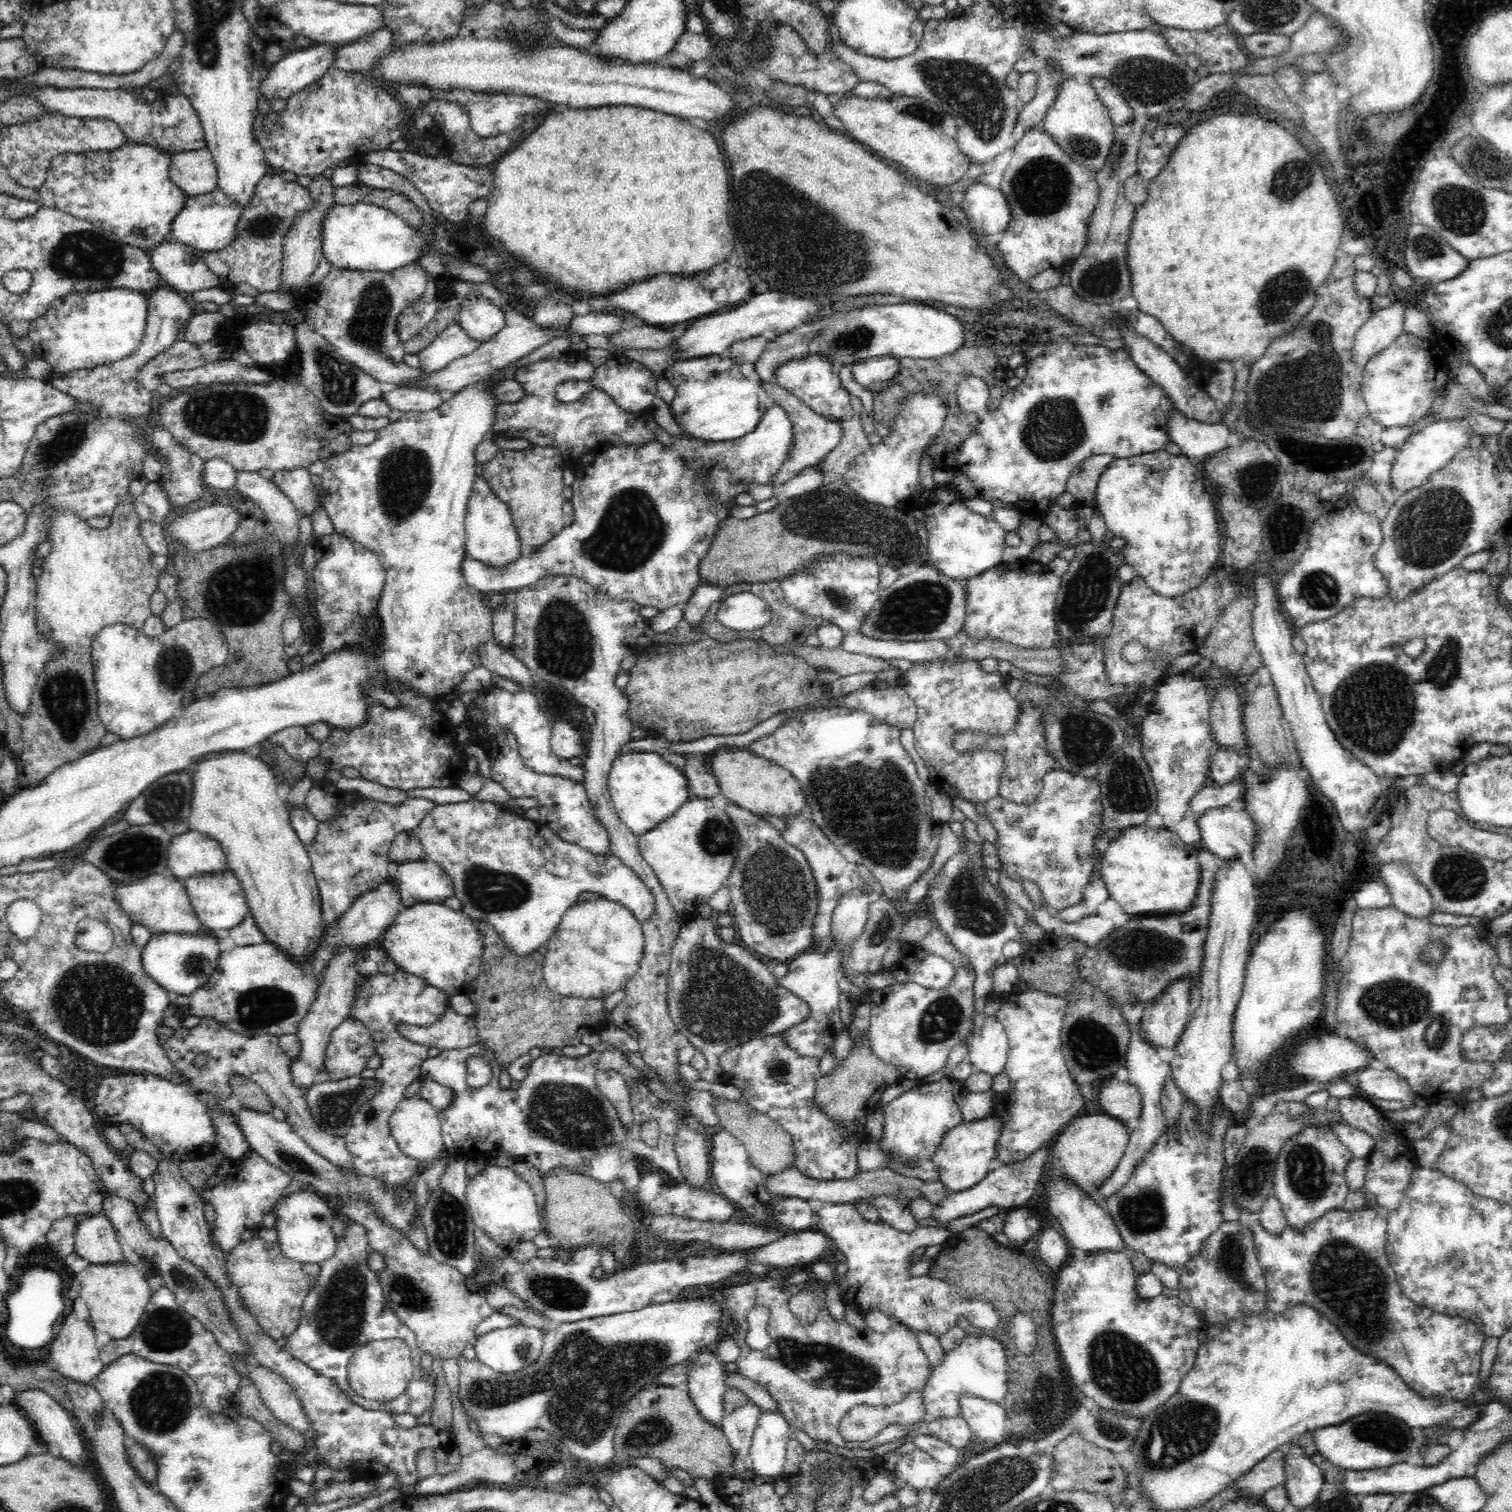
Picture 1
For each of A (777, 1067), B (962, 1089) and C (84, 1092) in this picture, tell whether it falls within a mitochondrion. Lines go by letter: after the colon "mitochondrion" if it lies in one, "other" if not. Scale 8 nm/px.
A: mitochondrion
B: other
C: other

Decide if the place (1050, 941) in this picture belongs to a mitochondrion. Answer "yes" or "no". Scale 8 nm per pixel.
no

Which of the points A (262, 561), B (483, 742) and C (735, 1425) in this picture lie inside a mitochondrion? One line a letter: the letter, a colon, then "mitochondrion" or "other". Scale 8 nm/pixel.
A: mitochondrion
B: other
C: other

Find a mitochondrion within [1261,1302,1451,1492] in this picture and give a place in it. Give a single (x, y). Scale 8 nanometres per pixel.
(1380, 1431)

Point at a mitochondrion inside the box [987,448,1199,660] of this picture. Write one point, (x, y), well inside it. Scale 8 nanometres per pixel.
(1087, 595)

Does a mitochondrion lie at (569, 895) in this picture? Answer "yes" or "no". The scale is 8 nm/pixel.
no

